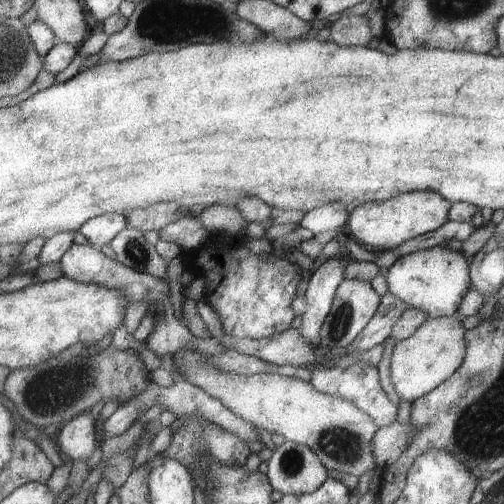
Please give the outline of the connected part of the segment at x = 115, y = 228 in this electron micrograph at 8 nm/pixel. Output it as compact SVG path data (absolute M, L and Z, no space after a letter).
M112 212L111 214L102 214L96 216L96 218L90 218L90 220L84 222L80 232L94 247L101 249L128 226L125 213Z

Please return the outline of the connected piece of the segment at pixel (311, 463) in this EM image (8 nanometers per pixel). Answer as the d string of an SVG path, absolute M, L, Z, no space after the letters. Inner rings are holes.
M286 440L268 460L267 478L283 495L312 493L328 480L328 470L308 446Z

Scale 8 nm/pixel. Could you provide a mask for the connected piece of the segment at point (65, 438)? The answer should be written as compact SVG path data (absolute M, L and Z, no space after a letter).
M84 412L66 423L56 435L60 449L68 460L82 458L88 461L96 448L96 428L91 412Z

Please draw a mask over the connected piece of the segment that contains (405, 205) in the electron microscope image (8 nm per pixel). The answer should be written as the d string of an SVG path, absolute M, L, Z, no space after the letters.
M412 191L383 202L366 202L355 208L348 218L348 229L356 239L372 251L392 250L396 246L440 229L448 221L452 202L436 192Z

